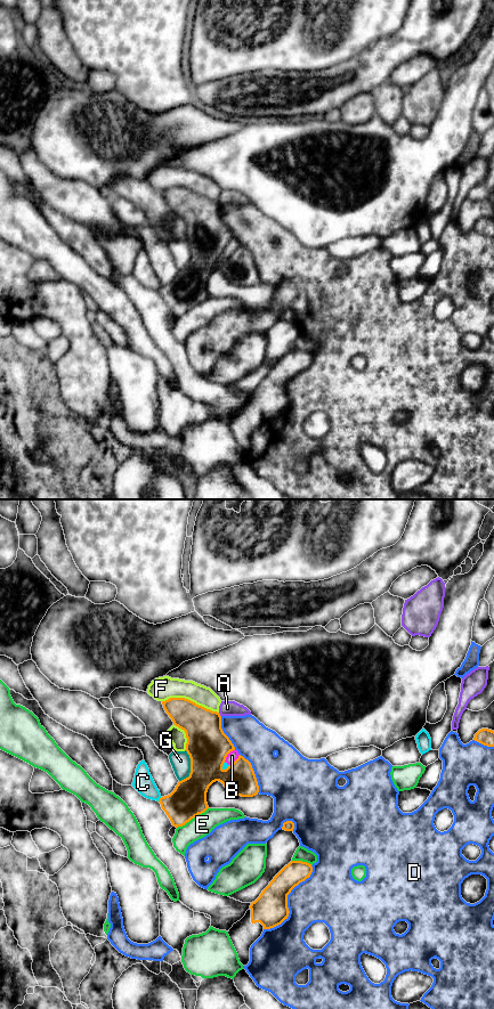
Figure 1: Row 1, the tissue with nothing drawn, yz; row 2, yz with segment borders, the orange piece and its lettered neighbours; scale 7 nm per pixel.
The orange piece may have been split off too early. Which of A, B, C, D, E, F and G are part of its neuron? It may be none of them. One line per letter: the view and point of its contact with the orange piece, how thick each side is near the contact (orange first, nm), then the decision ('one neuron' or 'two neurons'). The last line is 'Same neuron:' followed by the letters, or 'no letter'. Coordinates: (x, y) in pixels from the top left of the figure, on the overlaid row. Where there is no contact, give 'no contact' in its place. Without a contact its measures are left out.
A: contact yz (219, 715); calibres 300 and 110 nm; two neurons
B: contact yz (227, 754); calibres 300 and 70 nm; two neurons
C: contact yz (160, 799); calibres 260 and 140 nm; two neurons
D: contact yz (286, 901); calibres 240 and 340 nm; two neurons
E: contact yz (192, 818); calibres 260 and 150 nm; two neurons
F: contact yz (189, 700); calibres 260 and 170 nm; two neurons
G: contact yz (191, 767); calibres 300 and 140 nm; two neurons
Same neuron: no letter

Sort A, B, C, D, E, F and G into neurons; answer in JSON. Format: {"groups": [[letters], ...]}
{"groups": [["A", "F"], ["B", "C", "G"], ["D"], ["E"]]}

